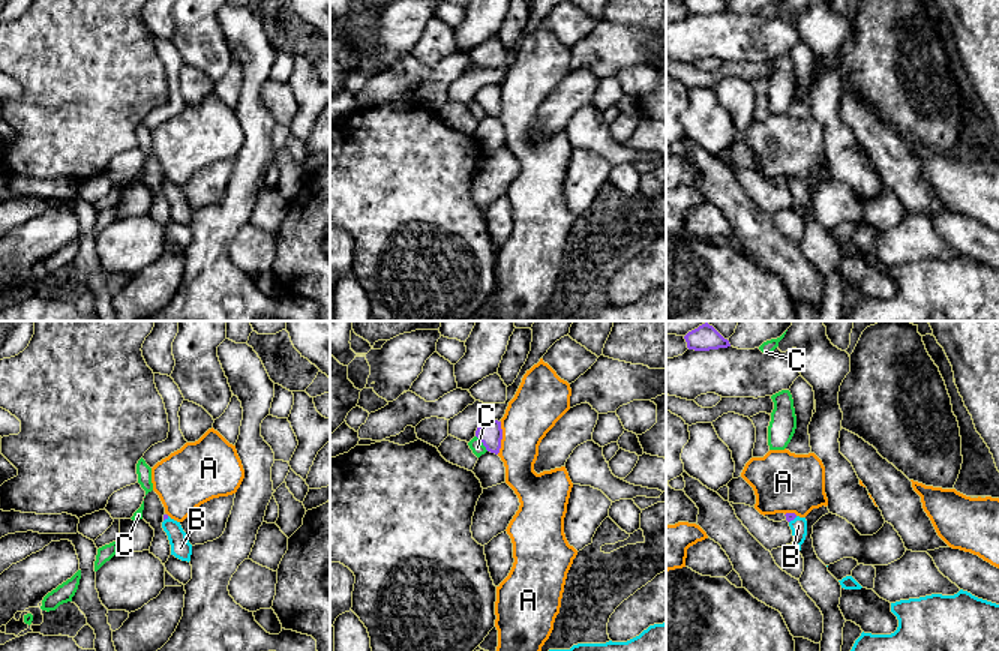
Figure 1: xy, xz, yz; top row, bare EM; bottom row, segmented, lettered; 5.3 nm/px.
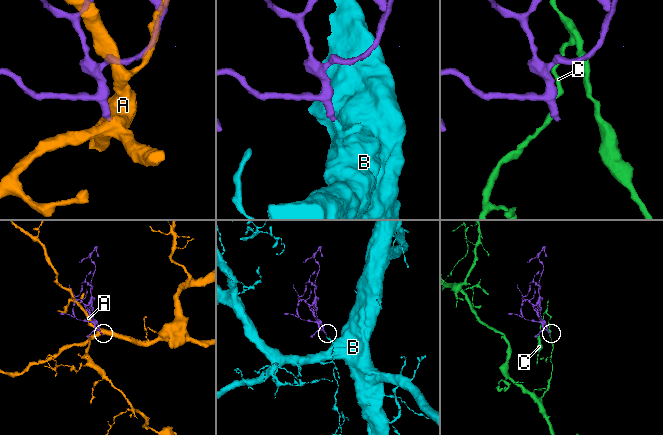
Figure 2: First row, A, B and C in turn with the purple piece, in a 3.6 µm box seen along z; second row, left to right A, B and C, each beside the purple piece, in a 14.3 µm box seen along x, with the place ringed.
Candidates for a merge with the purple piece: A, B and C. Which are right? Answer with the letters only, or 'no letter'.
B

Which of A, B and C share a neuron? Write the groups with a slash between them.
A / B / C

